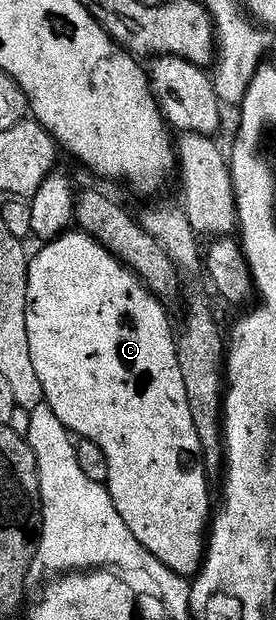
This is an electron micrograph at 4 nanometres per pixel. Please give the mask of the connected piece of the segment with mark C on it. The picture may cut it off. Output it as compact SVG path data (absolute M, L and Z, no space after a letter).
M72 231L64 233L56 241L46 242L39 254L30 258L27 266L27 330L29 331L29 355L33 355L33 367L41 379L45 403L61 419L61 423L76 438L92 441L105 451L109 459L109 479L107 489L111 492L117 515L125 519L125 527L137 535L137 543L152 553L169 571L178 573L184 579L191 579L203 568L207 552L209 526L213 520L211 489L207 486L209 474L203 460L201 439L193 423L193 411L189 411L189 395L185 395L185 379L181 379L179 366L179 346L176 330L171 330L171 321L167 318L167 309L162 300L156 297L138 275L126 265L121 264L100 241L95 241L88 233Z

